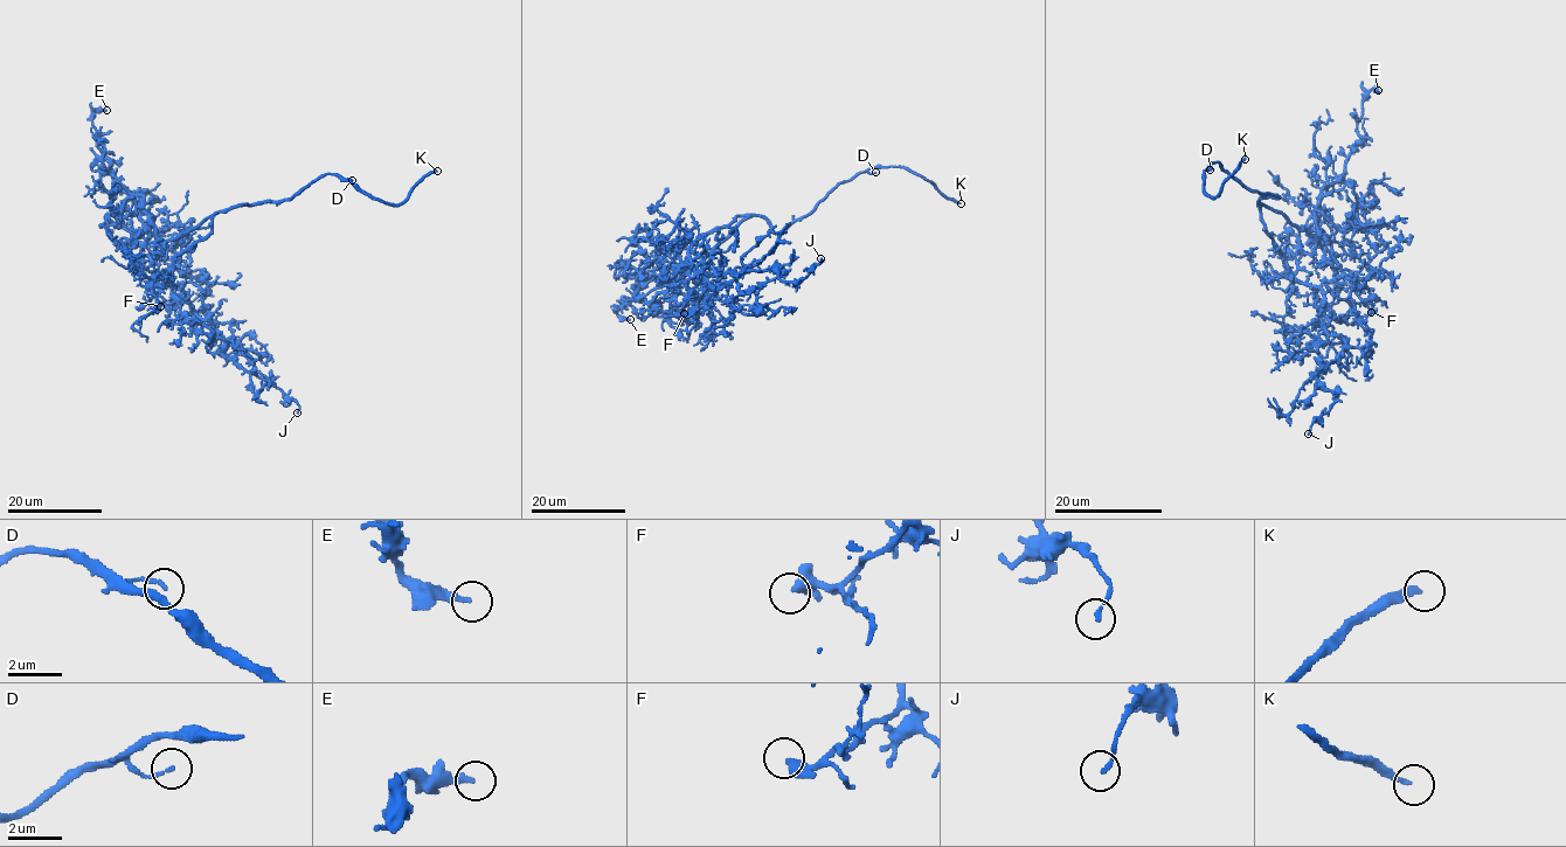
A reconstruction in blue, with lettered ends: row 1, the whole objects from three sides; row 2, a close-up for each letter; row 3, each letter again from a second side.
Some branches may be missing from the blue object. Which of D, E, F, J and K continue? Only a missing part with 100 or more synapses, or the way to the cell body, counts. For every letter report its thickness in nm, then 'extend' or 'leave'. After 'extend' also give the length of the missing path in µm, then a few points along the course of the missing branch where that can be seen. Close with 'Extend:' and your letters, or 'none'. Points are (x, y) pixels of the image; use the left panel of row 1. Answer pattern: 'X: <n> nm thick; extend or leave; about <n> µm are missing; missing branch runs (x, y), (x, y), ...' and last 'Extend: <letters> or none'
D: 130 nm thick; leave
E: 220 nm thick; leave
F: 340 nm thick; leave
J: 140 nm thick; leave
K: 200 nm thick; extend; about 50 µm are missing
Extend: K

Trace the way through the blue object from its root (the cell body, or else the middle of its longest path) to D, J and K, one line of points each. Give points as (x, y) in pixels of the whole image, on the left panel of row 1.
D: (210, 231), (212, 219), (217, 212), (241, 205), (289, 200), (325, 174), (352, 180)
J: (210, 231), (173, 259), (165, 279), (223, 338), (224, 352), (243, 354), (258, 376), (298, 404), (297, 412)
K: (210, 231), (217, 212), (289, 200), (325, 174), (339, 175), (373, 196), (399, 205), (437, 171)

